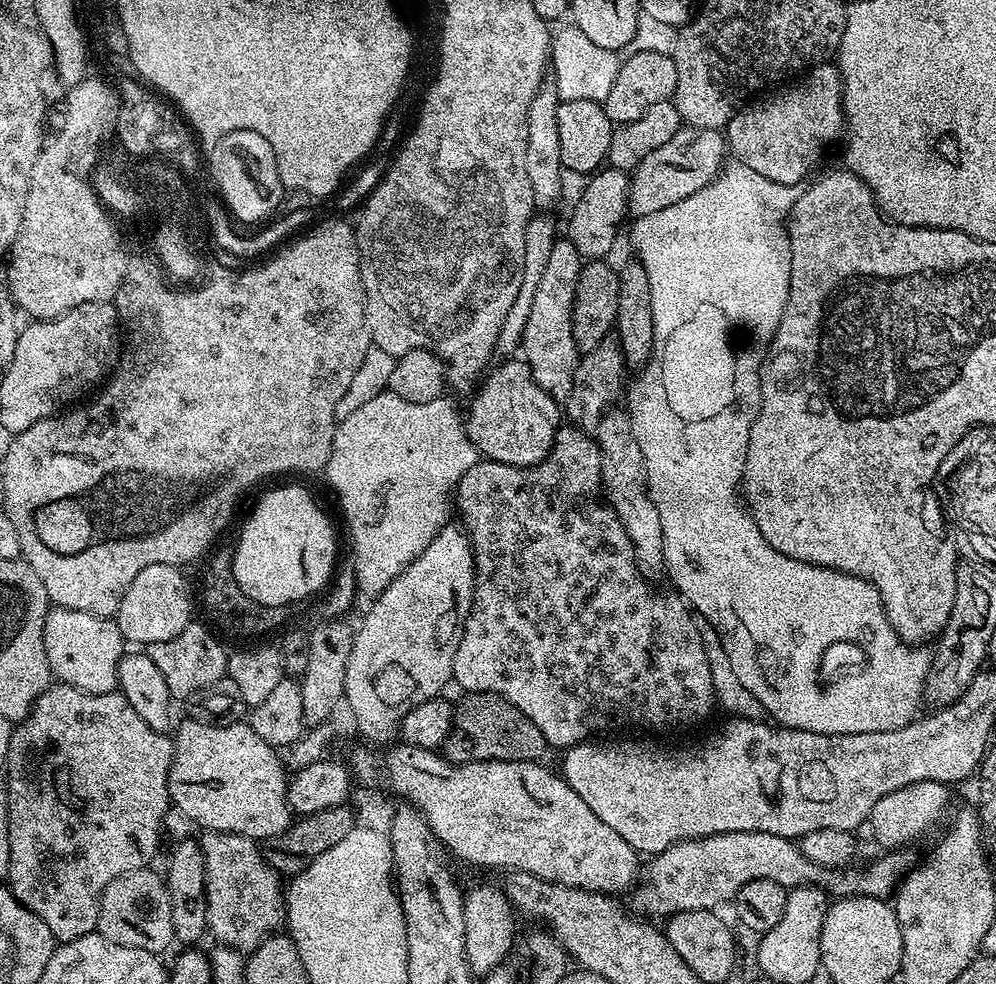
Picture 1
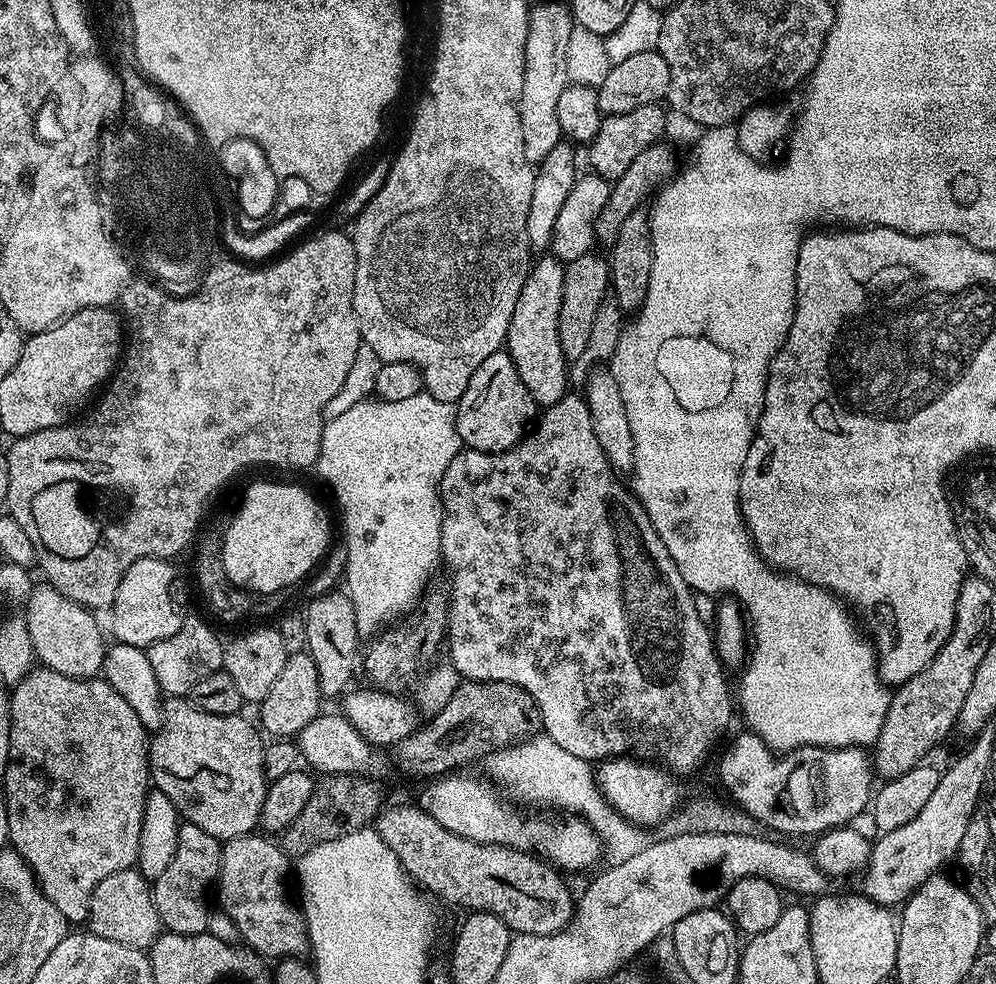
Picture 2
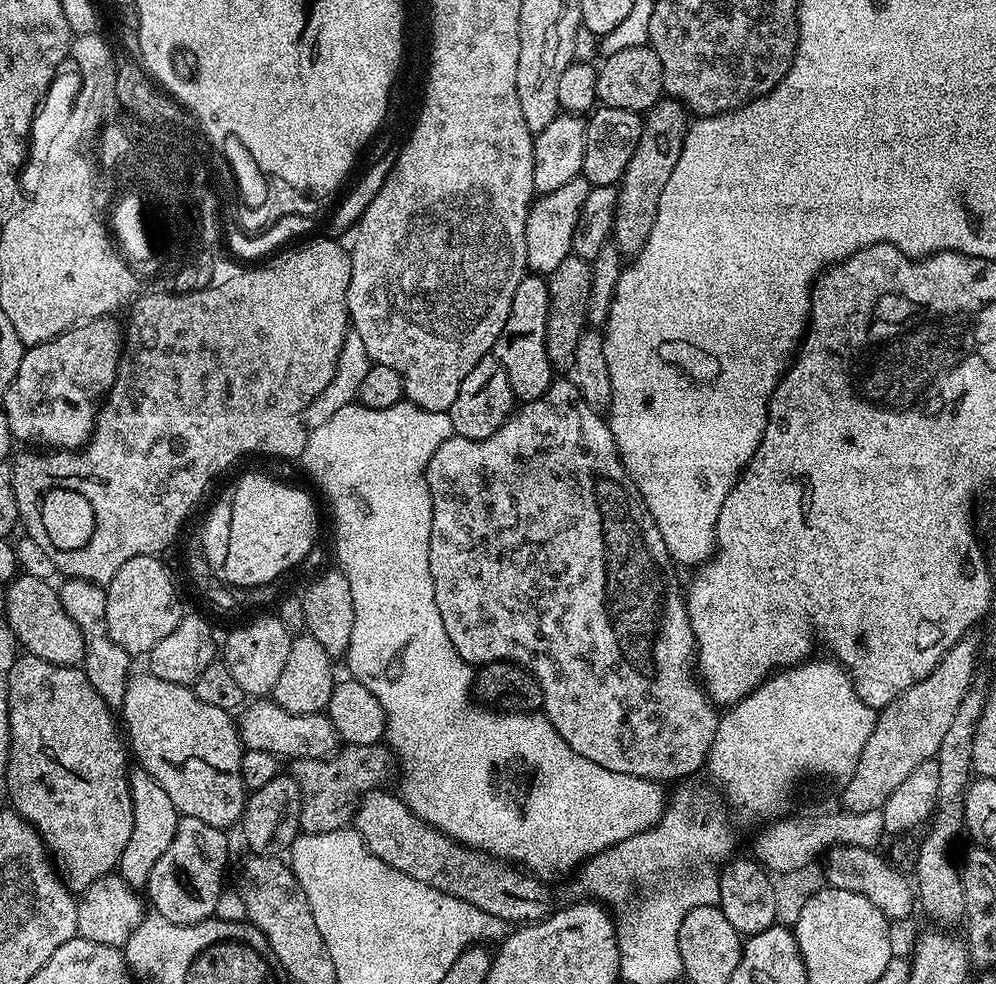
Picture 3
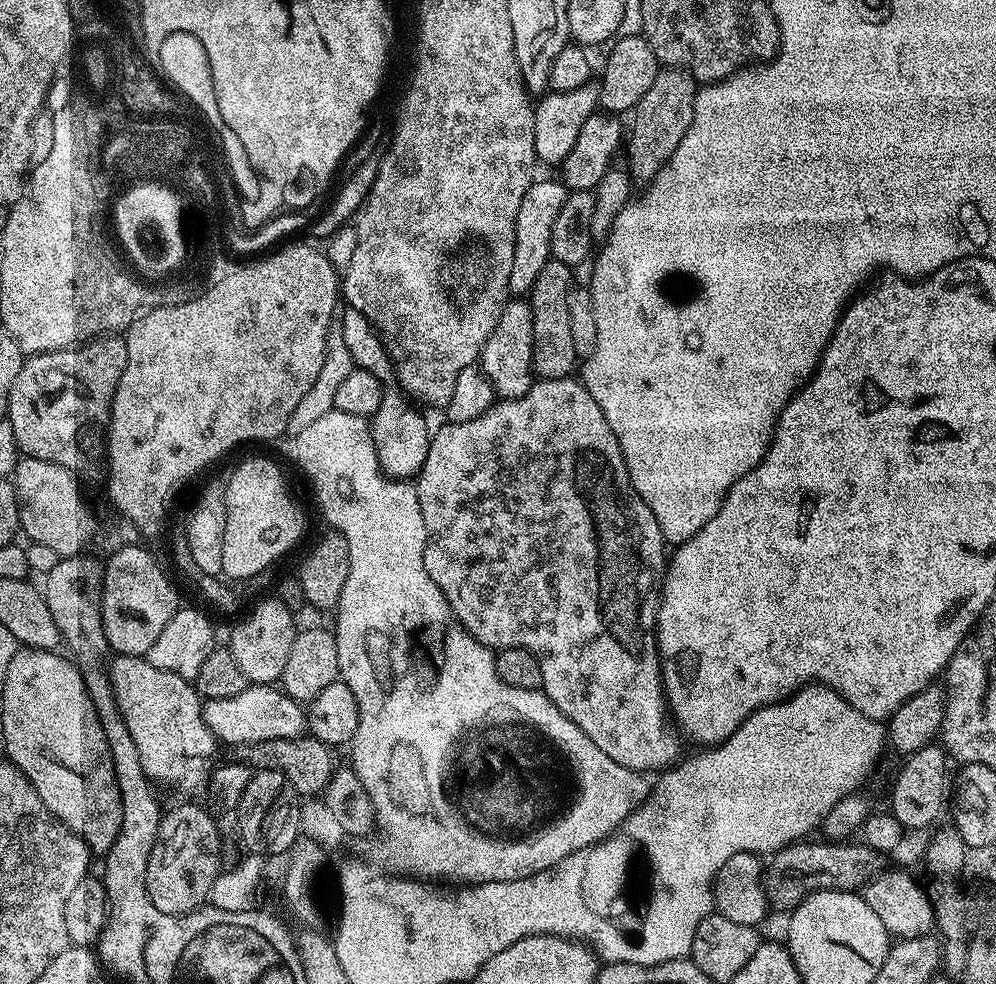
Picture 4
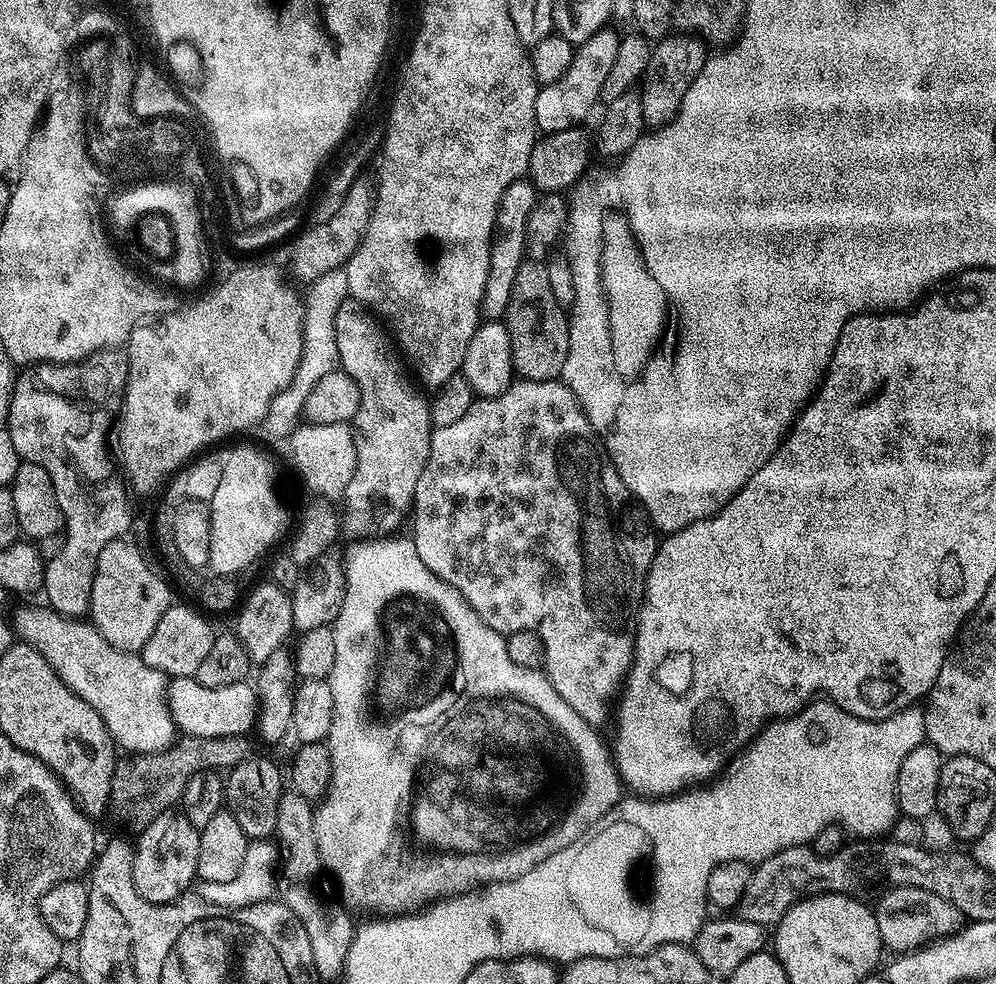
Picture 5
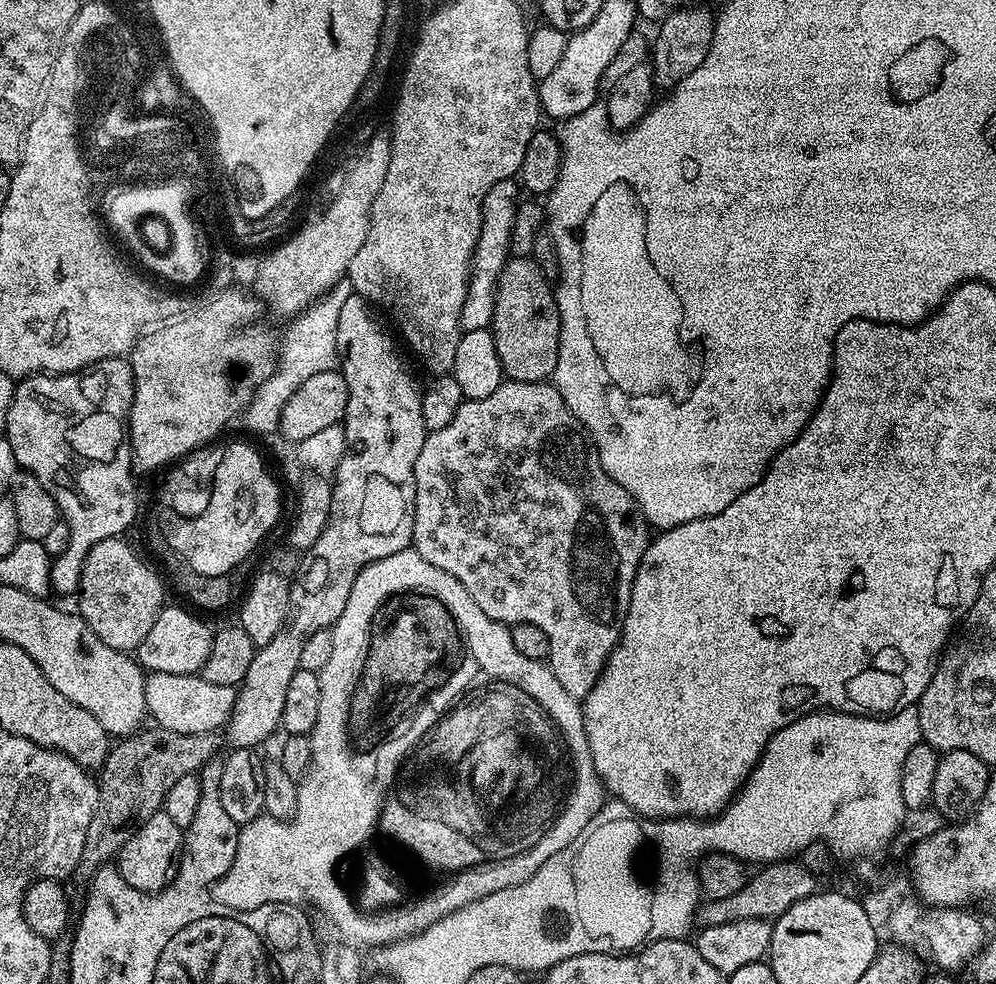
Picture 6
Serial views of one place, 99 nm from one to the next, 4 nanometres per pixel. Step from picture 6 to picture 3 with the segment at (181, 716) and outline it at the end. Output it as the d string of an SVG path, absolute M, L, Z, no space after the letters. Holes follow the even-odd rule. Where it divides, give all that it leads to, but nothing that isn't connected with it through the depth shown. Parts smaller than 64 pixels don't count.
M260 698L249 703L239 713L238 727L240 742L245 749L266 750L277 758L288 756L289 761L331 756L338 748L336 731L324 712L302 714L301 716L290 714L286 710L282 710L282 706L278 706L271 698Z

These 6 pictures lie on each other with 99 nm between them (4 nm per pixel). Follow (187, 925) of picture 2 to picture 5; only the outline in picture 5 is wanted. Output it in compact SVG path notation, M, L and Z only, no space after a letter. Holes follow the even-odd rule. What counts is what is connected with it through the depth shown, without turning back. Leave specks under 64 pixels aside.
M169 810L158 814L139 833L134 847L134 886L142 898L151 904L171 904L183 897L192 883L195 885L202 859L202 832L195 828L183 811Z

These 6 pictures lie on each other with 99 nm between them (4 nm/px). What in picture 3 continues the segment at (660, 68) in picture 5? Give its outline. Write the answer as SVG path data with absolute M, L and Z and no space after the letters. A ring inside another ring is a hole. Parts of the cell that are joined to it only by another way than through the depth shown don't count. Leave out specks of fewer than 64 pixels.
M662 98L642 116L642 138L632 157L626 162L626 170L616 188L616 212L612 215L612 238L621 256L634 258L646 246L650 230L654 230L654 218L658 214L658 198L670 182L674 166L678 166L678 154L684 149L684 139L690 123L689 113L679 100Z

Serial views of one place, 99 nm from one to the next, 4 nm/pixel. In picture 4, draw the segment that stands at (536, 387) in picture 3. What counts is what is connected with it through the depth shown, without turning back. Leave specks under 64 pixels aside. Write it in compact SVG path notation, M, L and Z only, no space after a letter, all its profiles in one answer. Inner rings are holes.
M512 298L505 304L502 314L498 318L498 326L486 338L486 346L480 351L480 369L490 378L492 388L500 400L522 398L526 390L534 382L532 366L532 347L534 346L534 318L532 305L527 299Z

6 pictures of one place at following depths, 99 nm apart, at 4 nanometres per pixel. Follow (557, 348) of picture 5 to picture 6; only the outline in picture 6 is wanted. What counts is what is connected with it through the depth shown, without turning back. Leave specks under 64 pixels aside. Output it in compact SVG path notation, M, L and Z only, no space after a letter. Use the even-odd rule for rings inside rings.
M516 254L506 262L496 283L490 331L507 379L542 384L552 377L558 366L560 311L553 281L531 255Z

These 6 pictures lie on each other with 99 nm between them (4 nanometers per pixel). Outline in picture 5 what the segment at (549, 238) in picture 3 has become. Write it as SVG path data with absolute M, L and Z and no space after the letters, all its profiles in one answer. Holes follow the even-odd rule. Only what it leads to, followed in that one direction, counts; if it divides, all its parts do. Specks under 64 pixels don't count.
M521 178L509 186L500 204L498 231L492 242L491 272L487 278L482 316L484 320L500 320L507 313L508 303L514 290L514 280L523 266L528 251L526 224L538 203L538 189L531 179Z

